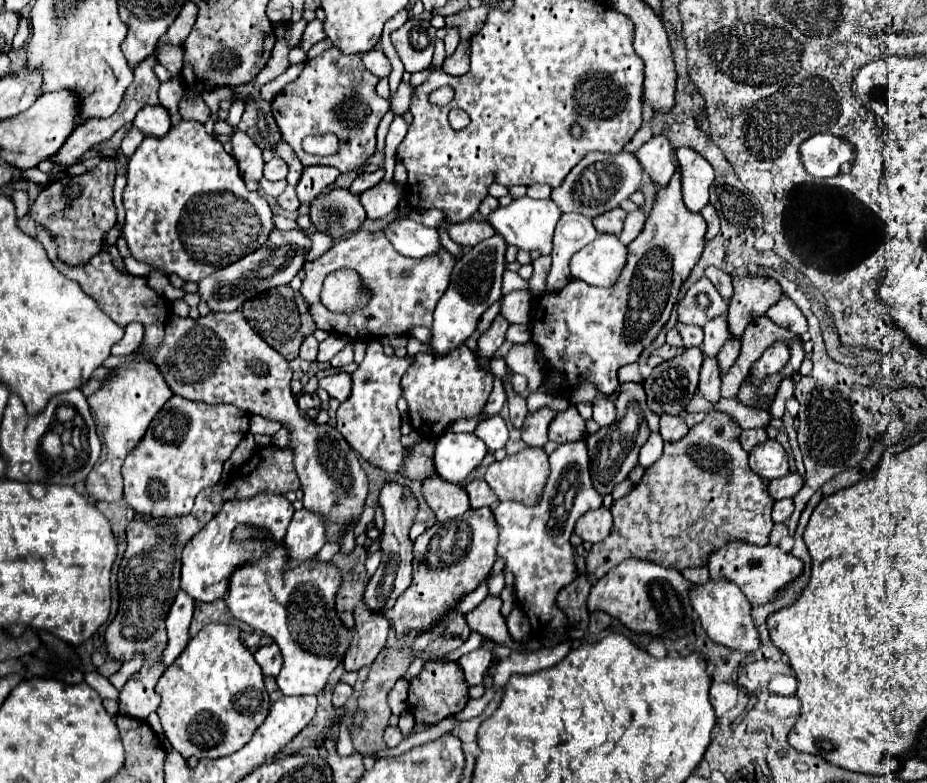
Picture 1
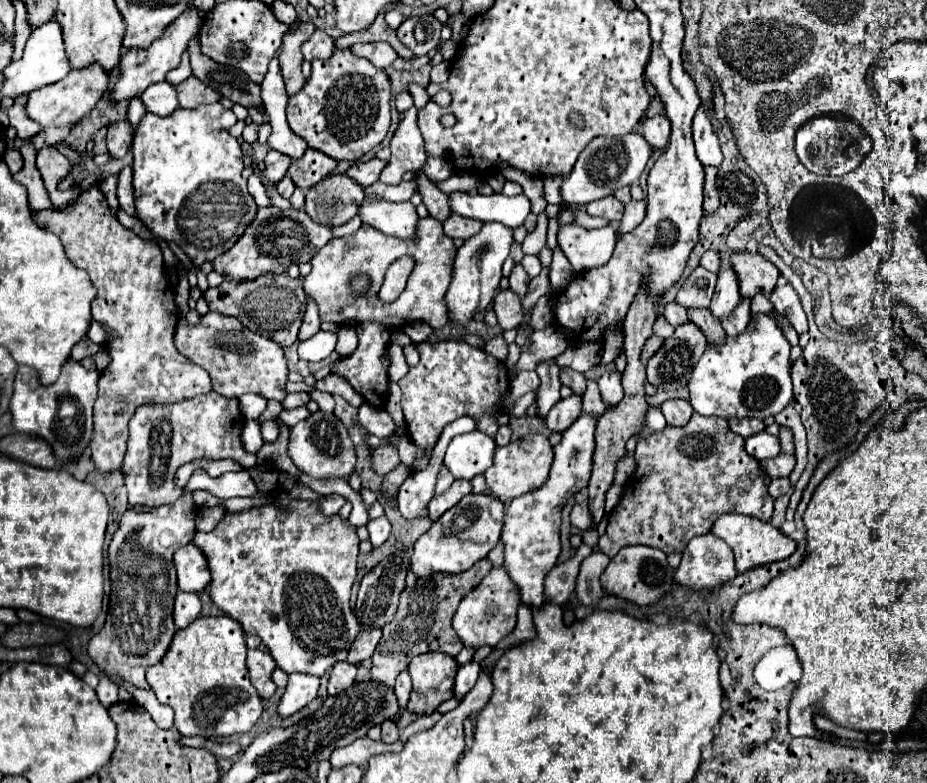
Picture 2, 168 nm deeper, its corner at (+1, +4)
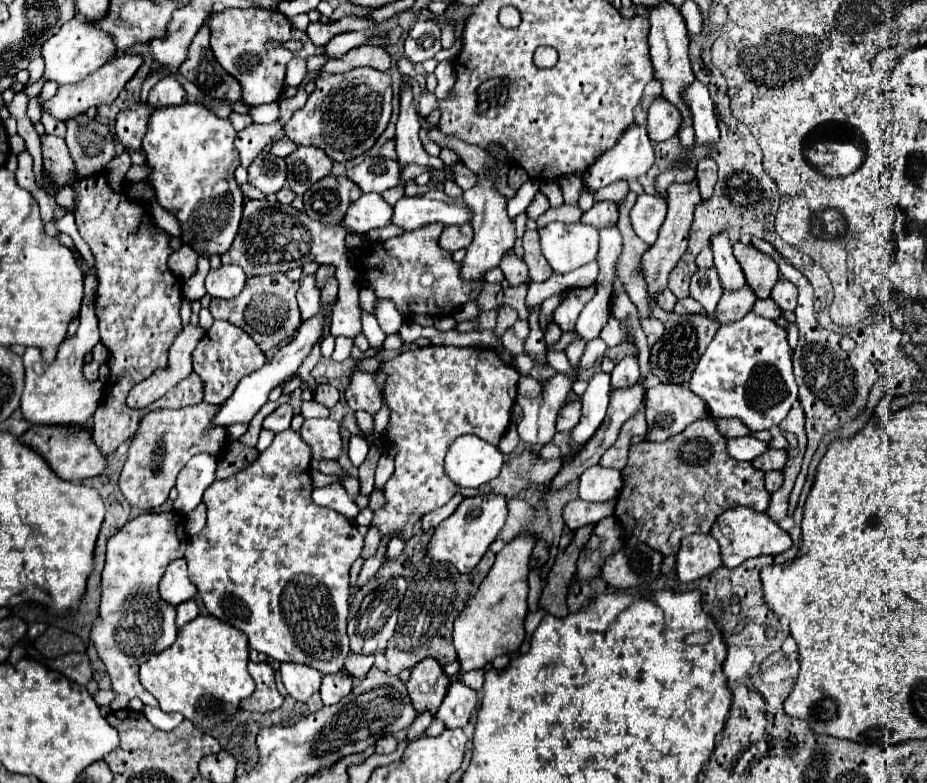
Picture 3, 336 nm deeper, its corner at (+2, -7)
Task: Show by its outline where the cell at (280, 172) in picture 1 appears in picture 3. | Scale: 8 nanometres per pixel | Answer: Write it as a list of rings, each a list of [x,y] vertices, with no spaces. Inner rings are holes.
[[[272,153],[258,155],[248,167],[248,183],[260,189],[264,195],[278,193],[286,183],[286,163]]]

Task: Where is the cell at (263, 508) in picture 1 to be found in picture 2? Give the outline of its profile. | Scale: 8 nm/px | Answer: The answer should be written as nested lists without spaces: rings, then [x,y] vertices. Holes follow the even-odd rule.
[[[193,544],[181,546],[173,556],[177,568],[177,584],[183,592],[201,592],[211,582],[207,556]]]

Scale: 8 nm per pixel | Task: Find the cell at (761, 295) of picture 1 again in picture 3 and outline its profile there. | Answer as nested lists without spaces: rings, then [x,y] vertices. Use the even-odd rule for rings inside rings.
[[[742,241],[734,243],[734,255],[738,263],[742,265],[742,271],[746,275],[746,283],[752,287],[756,297],[766,299],[770,297],[770,289],[778,281],[778,265],[772,257],[758,251],[754,245],[746,245]]]

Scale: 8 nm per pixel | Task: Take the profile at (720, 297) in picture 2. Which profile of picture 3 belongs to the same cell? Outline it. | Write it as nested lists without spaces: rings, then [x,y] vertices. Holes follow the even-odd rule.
[[[722,231],[722,233],[714,235],[710,247],[712,247],[712,251],[714,251],[714,267],[718,269],[718,275],[720,275],[720,279],[722,279],[724,289],[742,287],[742,283],[746,283],[746,281],[744,281],[740,263],[738,263],[736,257],[732,255],[732,243],[730,243],[730,239],[728,239],[728,233]]]

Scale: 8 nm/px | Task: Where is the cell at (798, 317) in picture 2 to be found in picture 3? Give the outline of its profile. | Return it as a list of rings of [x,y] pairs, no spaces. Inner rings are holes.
[[[778,281],[772,287],[770,297],[782,307],[782,311],[794,311],[796,297],[798,297],[798,289],[790,281]]]

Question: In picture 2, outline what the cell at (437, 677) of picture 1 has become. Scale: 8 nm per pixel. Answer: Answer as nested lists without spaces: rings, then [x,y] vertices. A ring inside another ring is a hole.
[[[427,652],[423,656],[415,656],[409,664],[413,690],[407,710],[419,716],[433,714],[439,704],[453,698],[457,668],[459,664],[455,658],[447,654]]]

